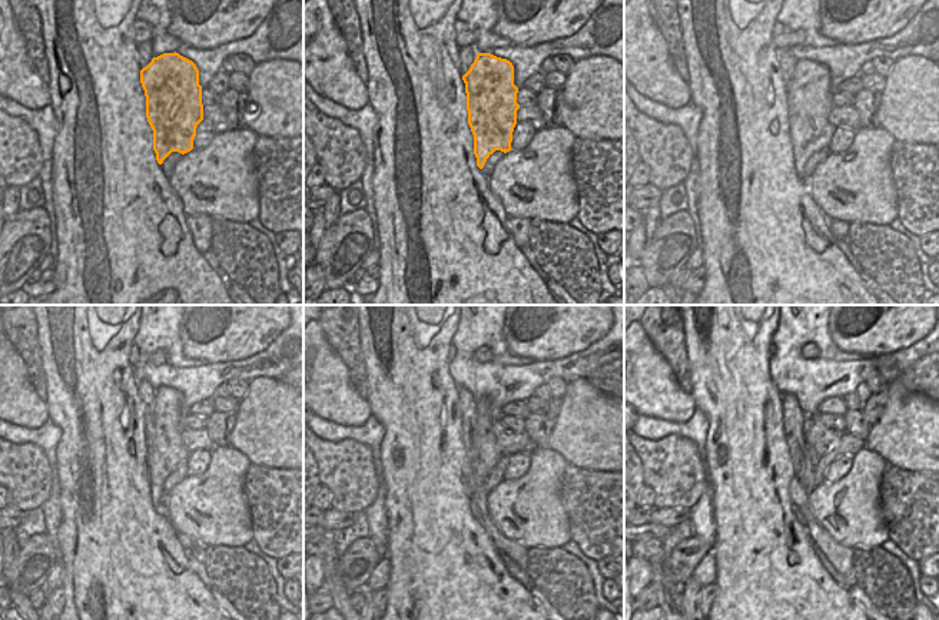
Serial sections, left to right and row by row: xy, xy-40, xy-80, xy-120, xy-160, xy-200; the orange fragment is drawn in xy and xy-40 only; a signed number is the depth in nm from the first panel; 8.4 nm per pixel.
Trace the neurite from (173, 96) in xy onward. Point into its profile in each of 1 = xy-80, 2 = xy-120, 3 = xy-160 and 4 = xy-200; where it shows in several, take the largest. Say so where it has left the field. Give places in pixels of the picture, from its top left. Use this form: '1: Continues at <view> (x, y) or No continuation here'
1: Continues at xy-80 (809, 92)
2: Continues at xy-120 (166, 450)
3: Continues at xy-160 (488, 453)
4: Continues at xy-200 (795, 509)

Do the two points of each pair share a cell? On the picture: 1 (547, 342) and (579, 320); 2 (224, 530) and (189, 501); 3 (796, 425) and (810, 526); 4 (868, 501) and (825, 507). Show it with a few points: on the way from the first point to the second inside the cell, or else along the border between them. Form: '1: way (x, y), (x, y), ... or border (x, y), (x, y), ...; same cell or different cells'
1: way (554, 335), (571, 320); same cell
2: way (219, 520), (208, 509), (199, 507); same cell
3: way (796, 450), (802, 464), (802, 501); same cell
4: way (858, 501), (835, 504); same cell

